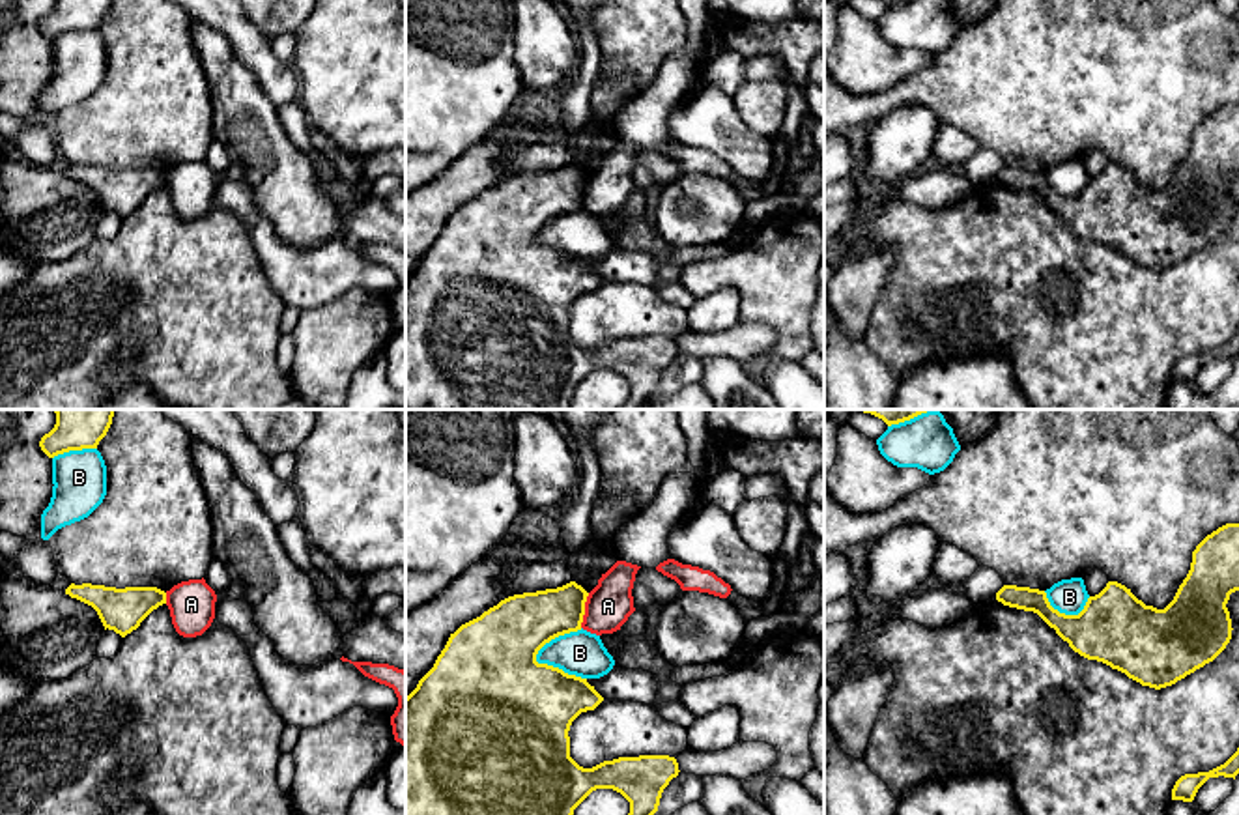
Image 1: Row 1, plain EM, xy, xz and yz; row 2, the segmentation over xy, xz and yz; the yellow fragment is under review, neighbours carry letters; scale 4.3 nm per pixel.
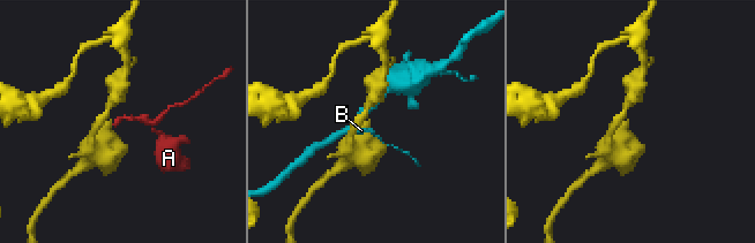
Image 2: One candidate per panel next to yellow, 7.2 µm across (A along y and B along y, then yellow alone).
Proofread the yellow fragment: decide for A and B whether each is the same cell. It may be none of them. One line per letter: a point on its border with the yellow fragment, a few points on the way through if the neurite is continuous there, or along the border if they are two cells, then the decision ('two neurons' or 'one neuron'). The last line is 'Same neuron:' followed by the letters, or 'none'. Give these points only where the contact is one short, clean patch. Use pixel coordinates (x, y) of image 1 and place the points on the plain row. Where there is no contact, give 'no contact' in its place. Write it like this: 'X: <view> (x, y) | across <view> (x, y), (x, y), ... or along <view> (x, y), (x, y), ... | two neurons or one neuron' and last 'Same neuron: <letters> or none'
A: xz (583, 191) | along xz (589, 174), (580, 208) | two neurons
B: xz (557, 249) | two neurons
Same neuron: none

